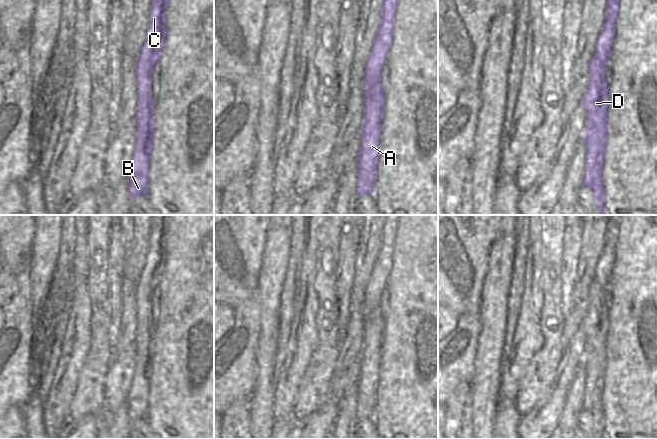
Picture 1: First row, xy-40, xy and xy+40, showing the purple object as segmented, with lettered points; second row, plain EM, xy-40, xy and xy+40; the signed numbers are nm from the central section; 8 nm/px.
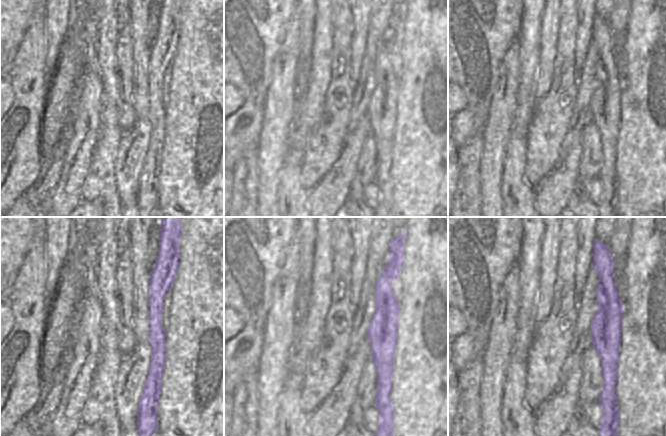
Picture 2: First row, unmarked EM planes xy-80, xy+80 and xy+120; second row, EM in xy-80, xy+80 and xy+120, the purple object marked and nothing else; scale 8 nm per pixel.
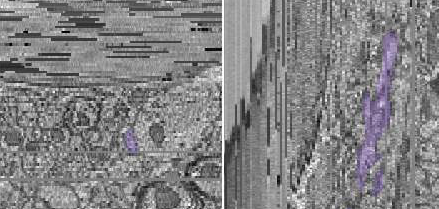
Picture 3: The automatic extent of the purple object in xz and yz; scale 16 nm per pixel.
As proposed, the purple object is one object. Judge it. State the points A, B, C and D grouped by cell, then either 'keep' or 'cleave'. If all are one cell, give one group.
A B C / D; cleave

